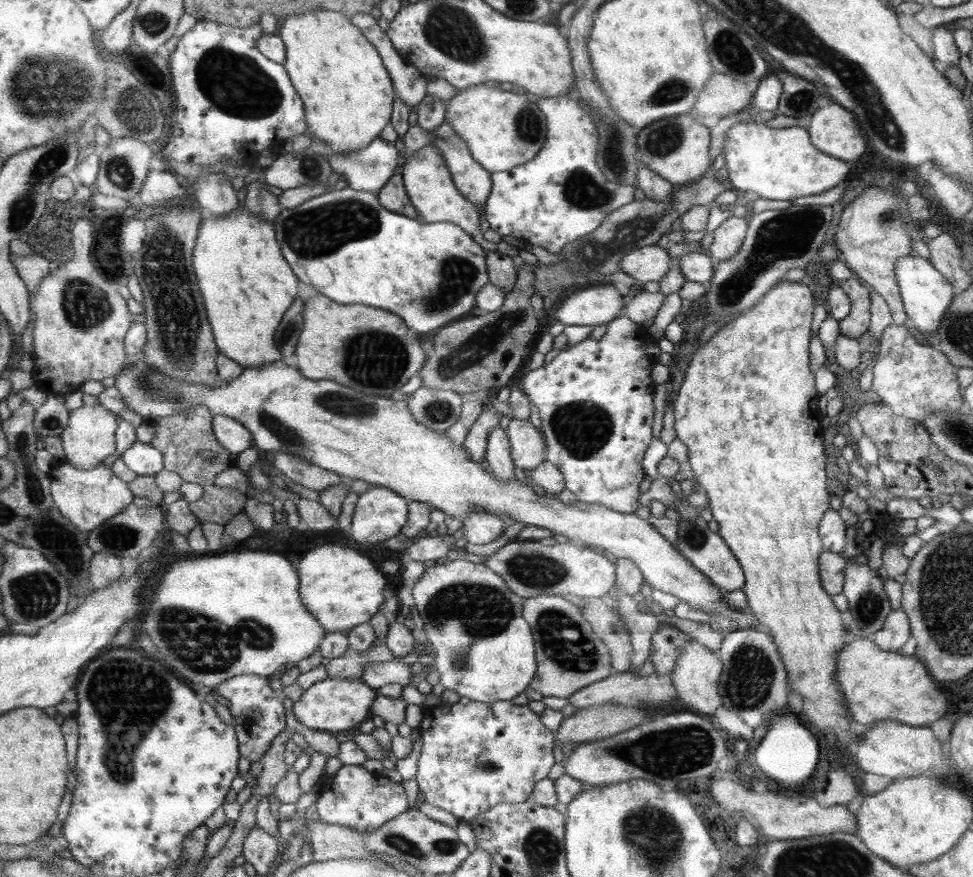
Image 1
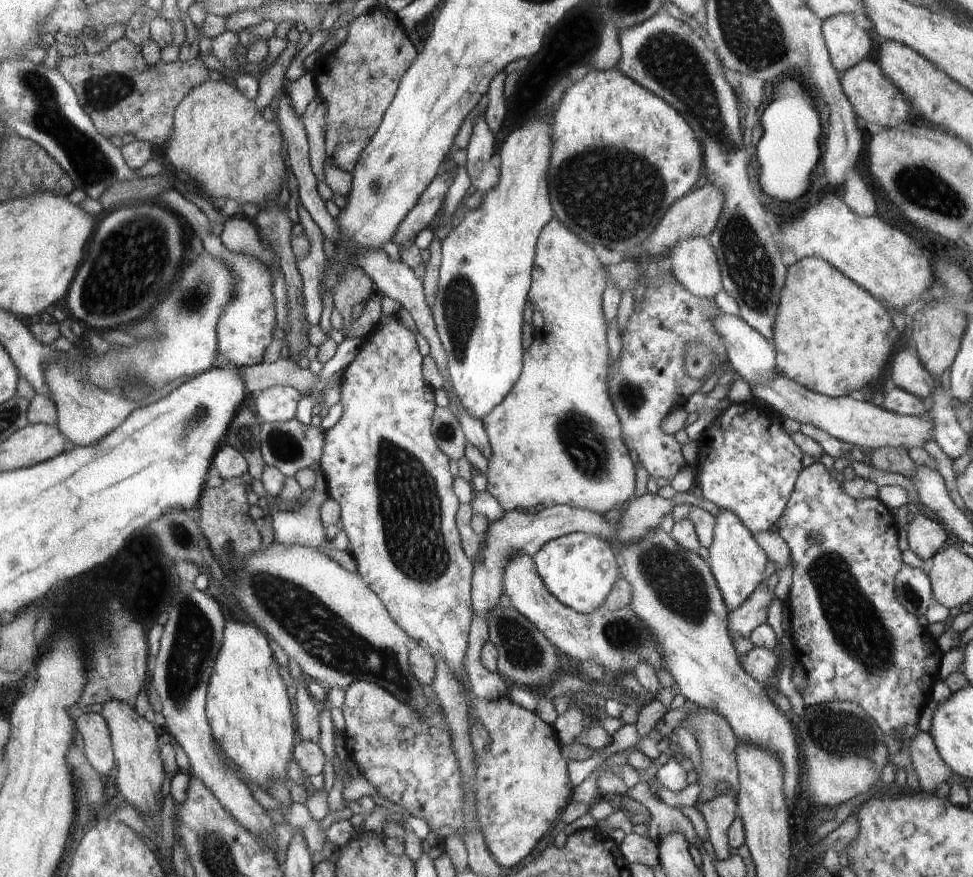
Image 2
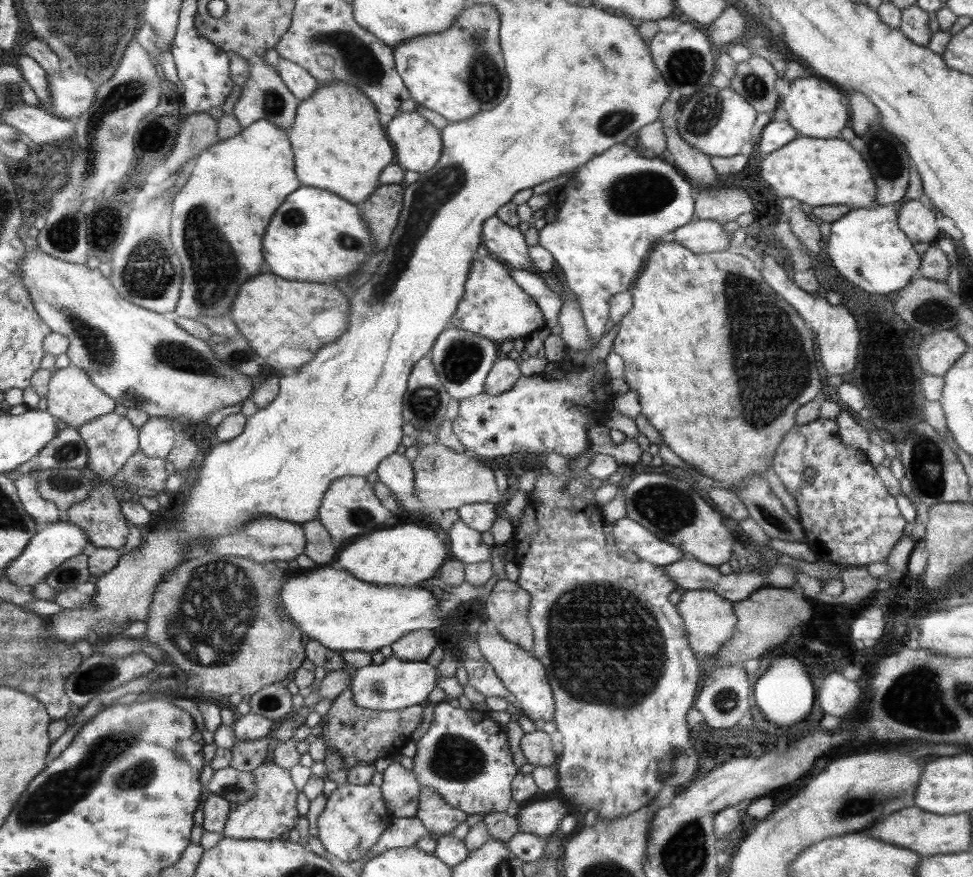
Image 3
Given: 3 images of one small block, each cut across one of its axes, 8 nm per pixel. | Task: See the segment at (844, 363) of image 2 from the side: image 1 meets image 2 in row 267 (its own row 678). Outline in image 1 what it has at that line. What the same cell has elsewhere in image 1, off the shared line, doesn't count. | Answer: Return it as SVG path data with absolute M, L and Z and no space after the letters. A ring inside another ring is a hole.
M784 277L753 307L738 314L736 319L732 319L728 325L722 326L710 340L694 352L694 356L690 360L690 365L685 373L686 376L684 376L684 382L681 385L682 388L680 388L680 394L673 402L674 432L676 432L676 438L684 442L688 447L688 462L690 462L691 466L689 474L698 489L706 491L708 495L708 500L710 501L708 505L712 511L713 518L719 523L717 533L726 541L728 548L742 565L745 583L741 589L746 594L747 610L759 620L760 625L764 626L765 631L775 642L778 654L782 655L781 660L784 663L787 680L791 683L792 691L804 698L804 710L802 710L804 722L810 724L810 726L814 724L822 732L826 732L826 728L834 728L836 738L838 738L838 746L842 746L844 750L846 750L846 746L850 746L849 757L853 757L851 748L854 748L856 743L860 741L861 735L857 735L849 729L848 720L851 721L851 717L846 711L840 688L835 682L836 671L838 671L836 655L846 645L846 641L850 639L850 636L840 616L840 610L834 606L831 596L823 589L819 574L820 553L824 551L819 535L819 524L824 513L830 508L830 494L826 490L827 456L824 454L824 444L822 443L824 433L820 425L822 414L816 406L819 396L816 392L814 373L812 368L810 368L809 346L810 332L812 332L810 324L815 305L815 300L808 286L800 282L790 282Z

